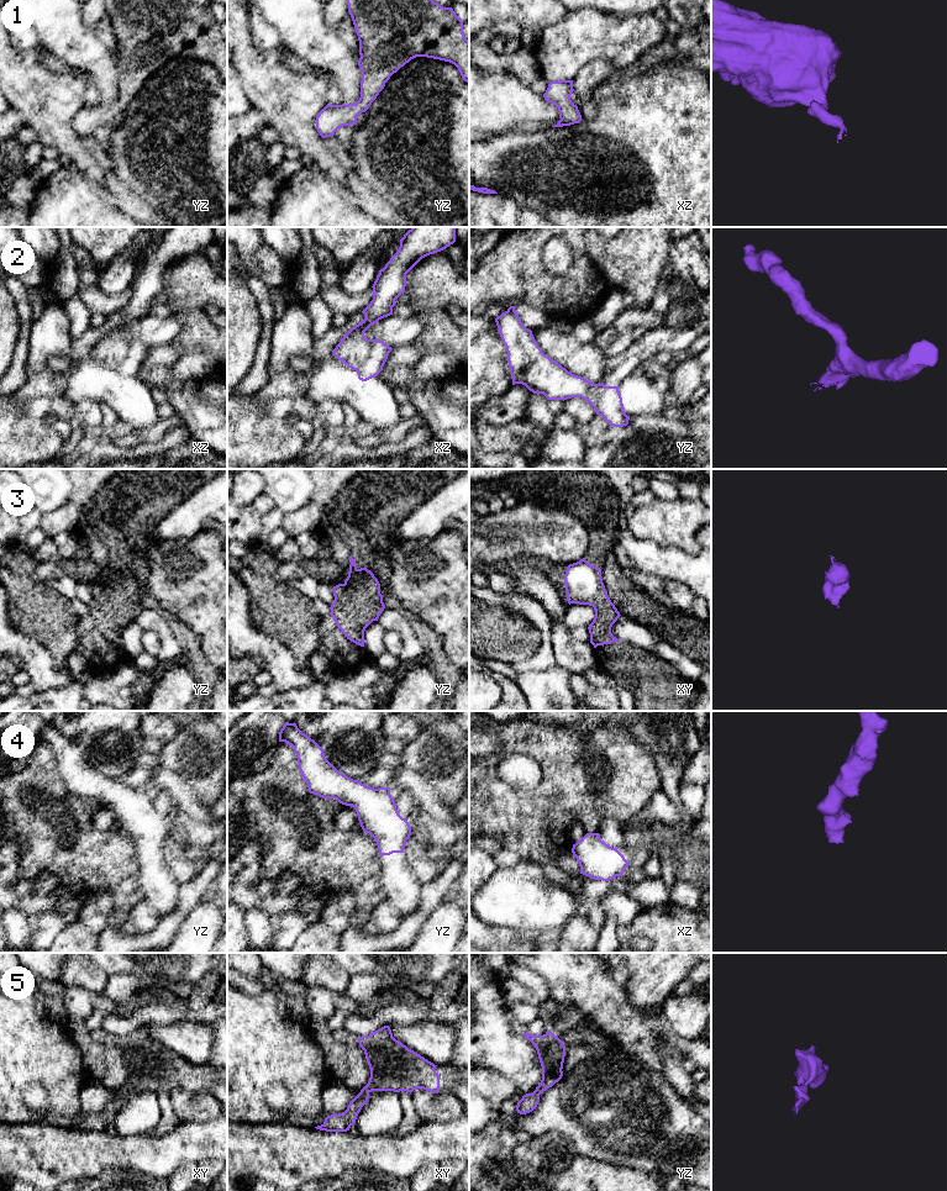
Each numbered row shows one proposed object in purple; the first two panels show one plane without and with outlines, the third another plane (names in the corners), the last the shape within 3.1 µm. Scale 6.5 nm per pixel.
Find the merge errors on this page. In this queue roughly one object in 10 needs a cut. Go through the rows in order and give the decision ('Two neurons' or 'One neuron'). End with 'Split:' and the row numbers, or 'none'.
1: One neuron
2: One neuron
3: One neuron
4: One neuron
5: One neuron
Split: none

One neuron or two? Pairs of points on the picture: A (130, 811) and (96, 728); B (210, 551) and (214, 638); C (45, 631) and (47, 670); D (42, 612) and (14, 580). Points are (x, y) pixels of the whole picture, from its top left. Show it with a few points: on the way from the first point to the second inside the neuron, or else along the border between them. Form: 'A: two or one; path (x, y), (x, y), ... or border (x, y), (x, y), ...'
A: two; border (90, 764), (98, 771), (116, 781)
B: one; path (210, 573), (214, 616)
C: two; border (21, 631), (41, 642), (54, 659), (64, 665)
D: one; path (35, 605), (19, 588)

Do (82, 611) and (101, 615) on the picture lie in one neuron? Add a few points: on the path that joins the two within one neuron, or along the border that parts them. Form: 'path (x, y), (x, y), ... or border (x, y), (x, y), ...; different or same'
border (89, 606), (88, 614), (80, 620); different

